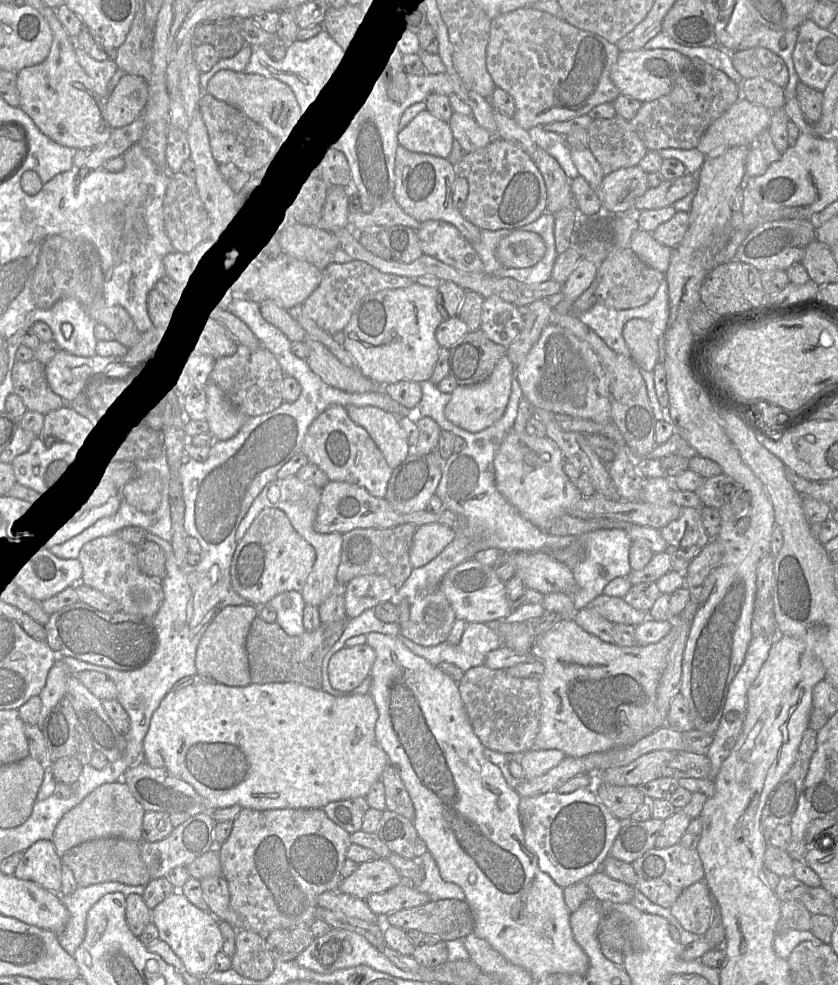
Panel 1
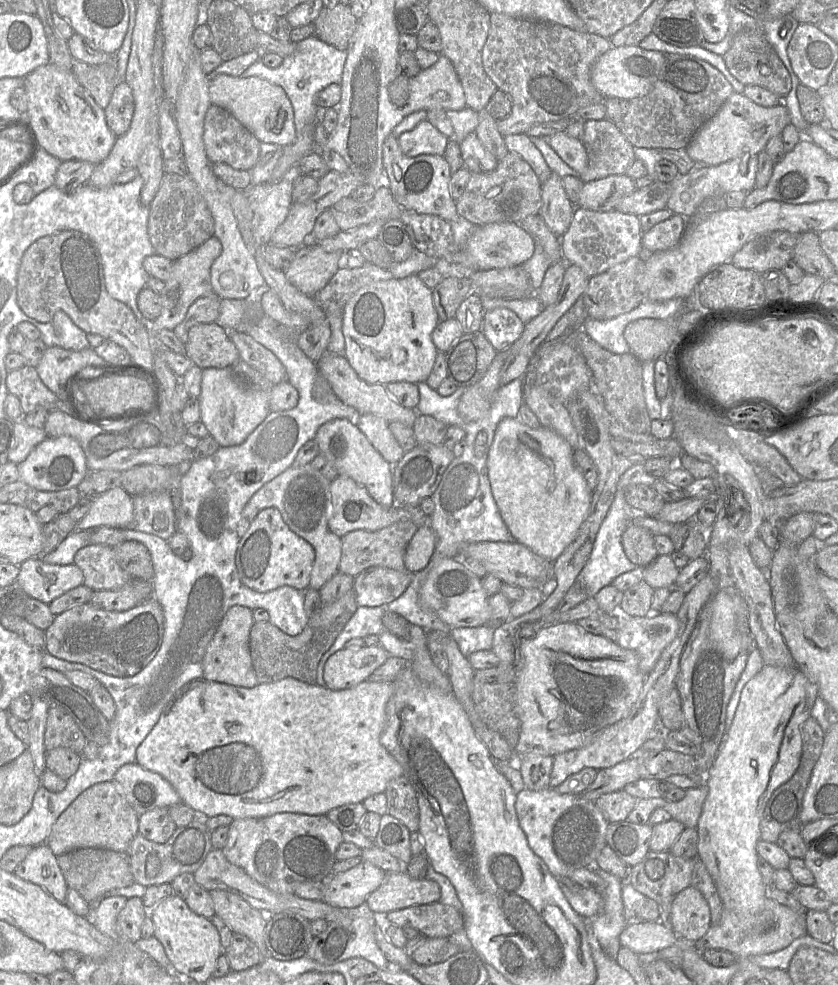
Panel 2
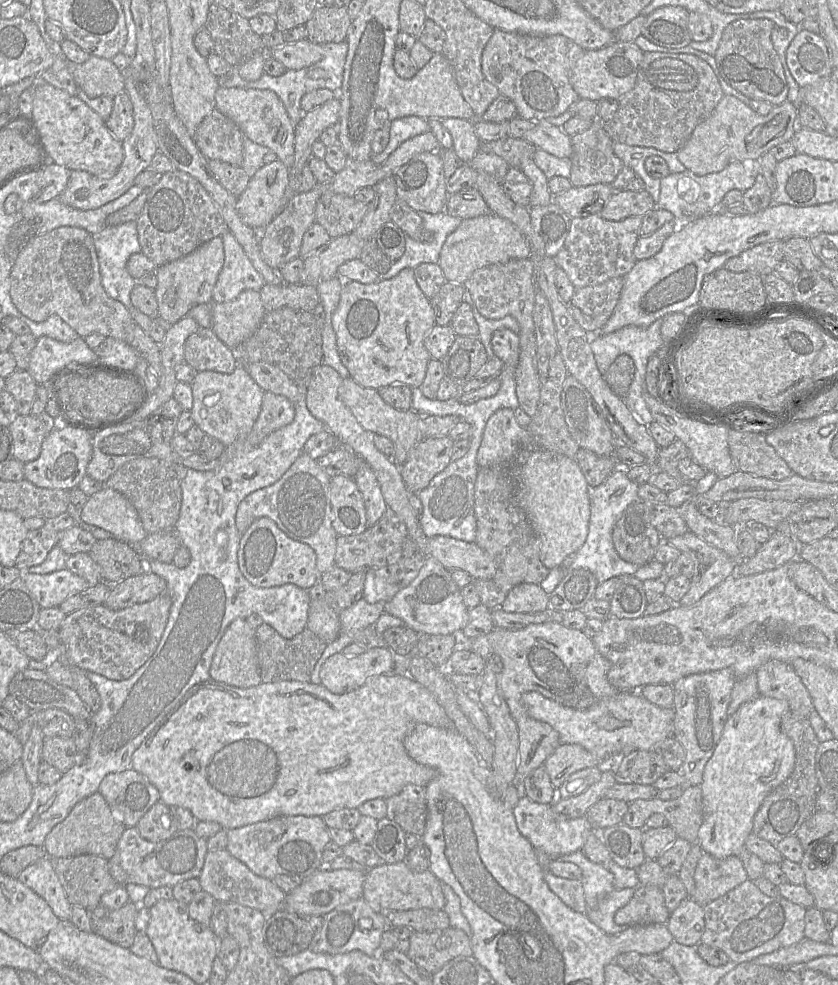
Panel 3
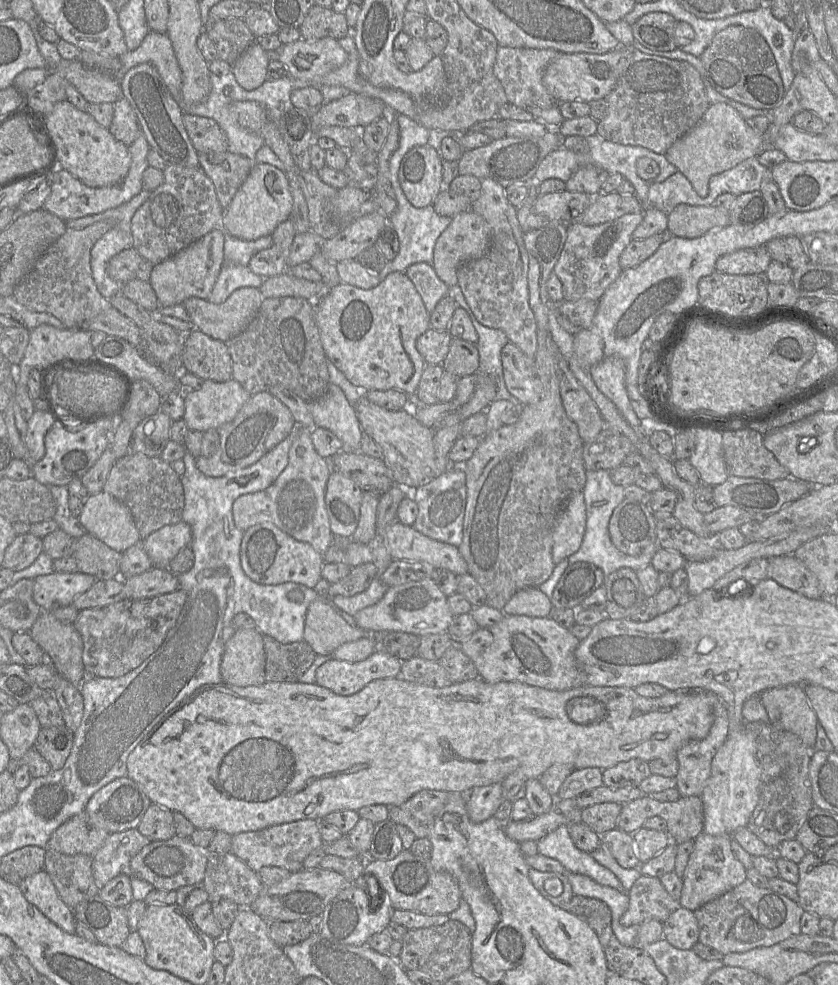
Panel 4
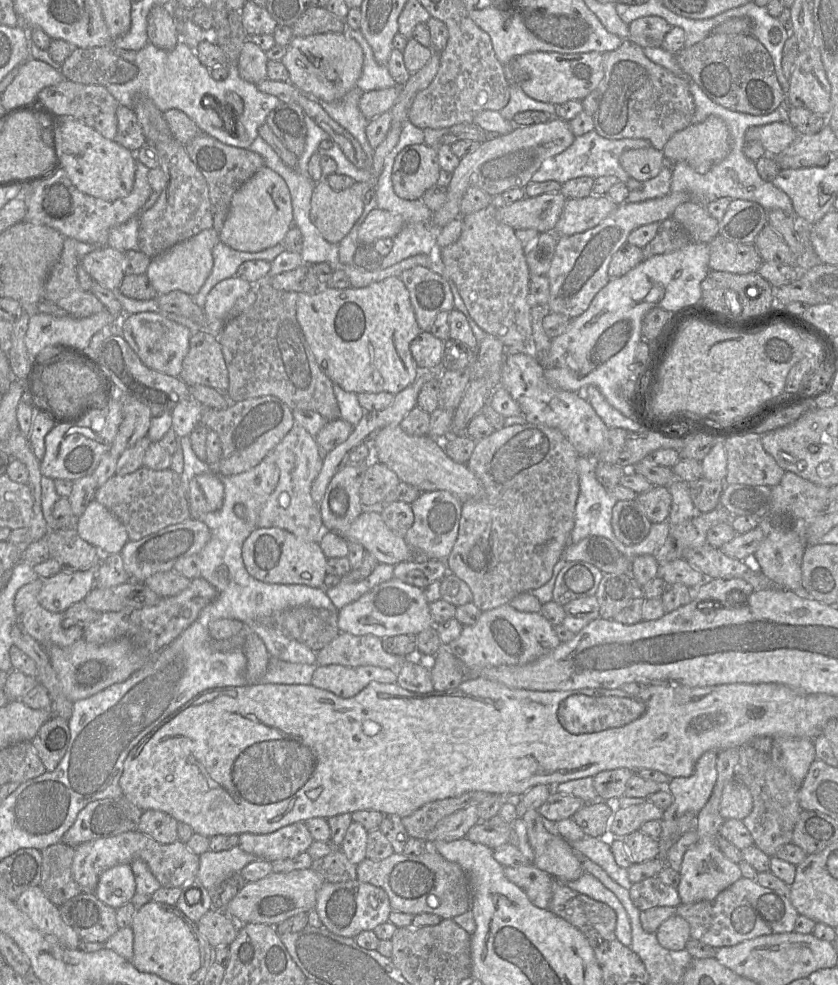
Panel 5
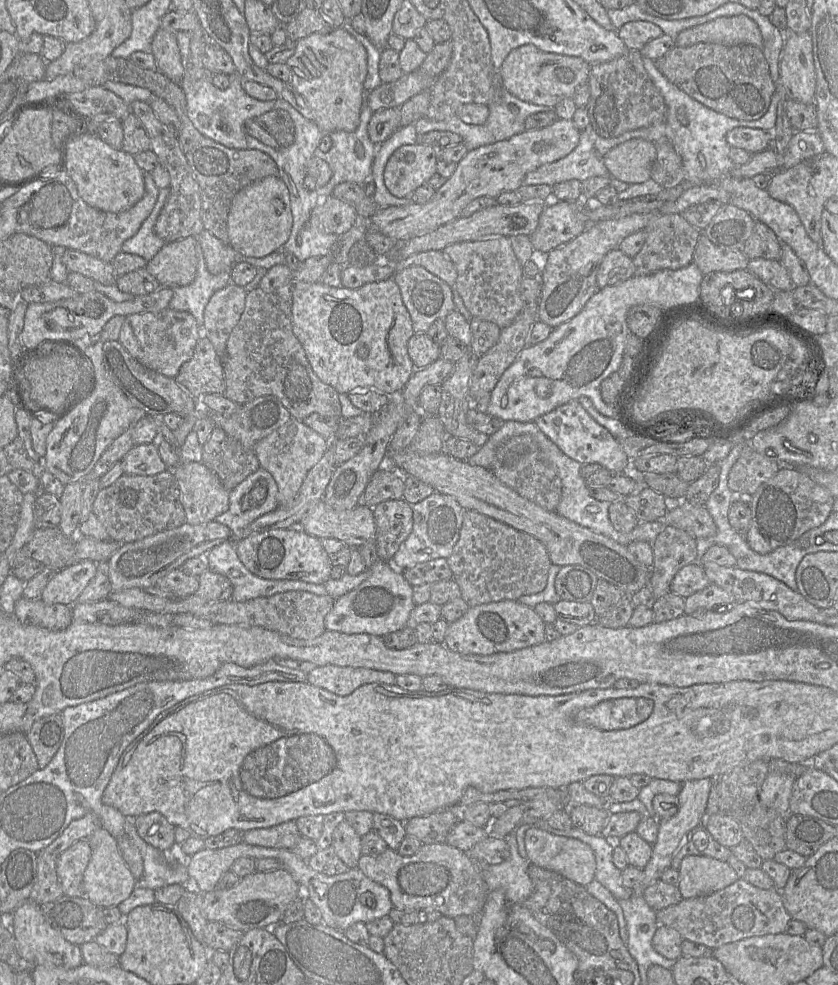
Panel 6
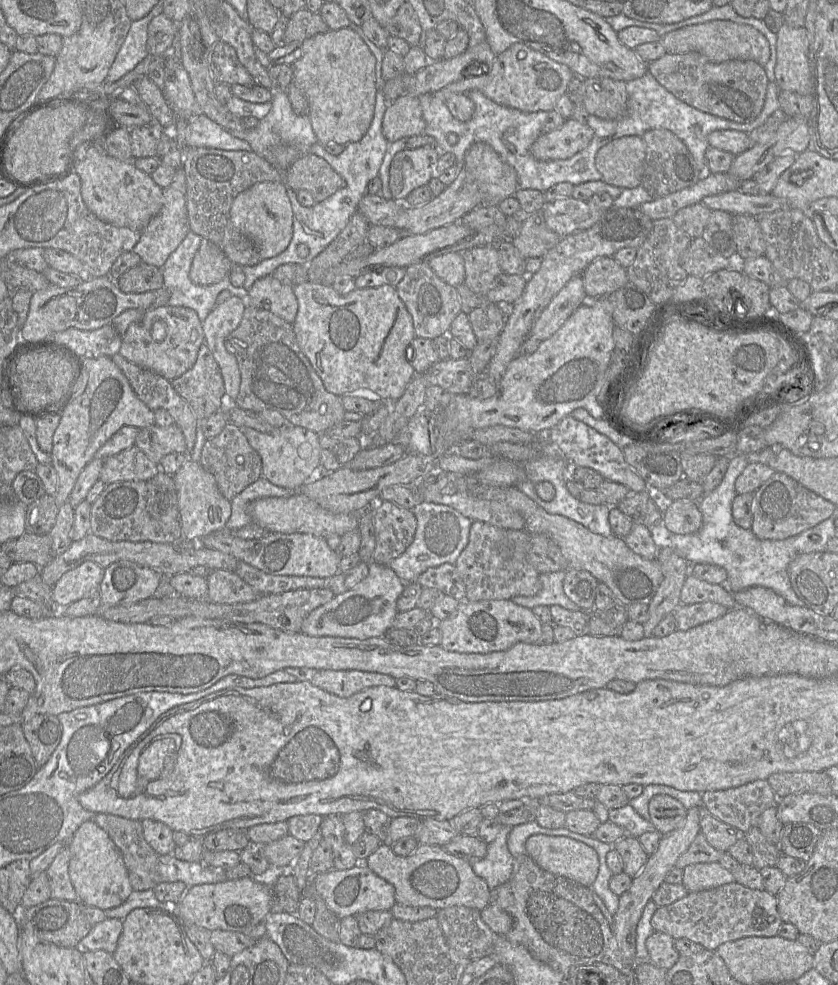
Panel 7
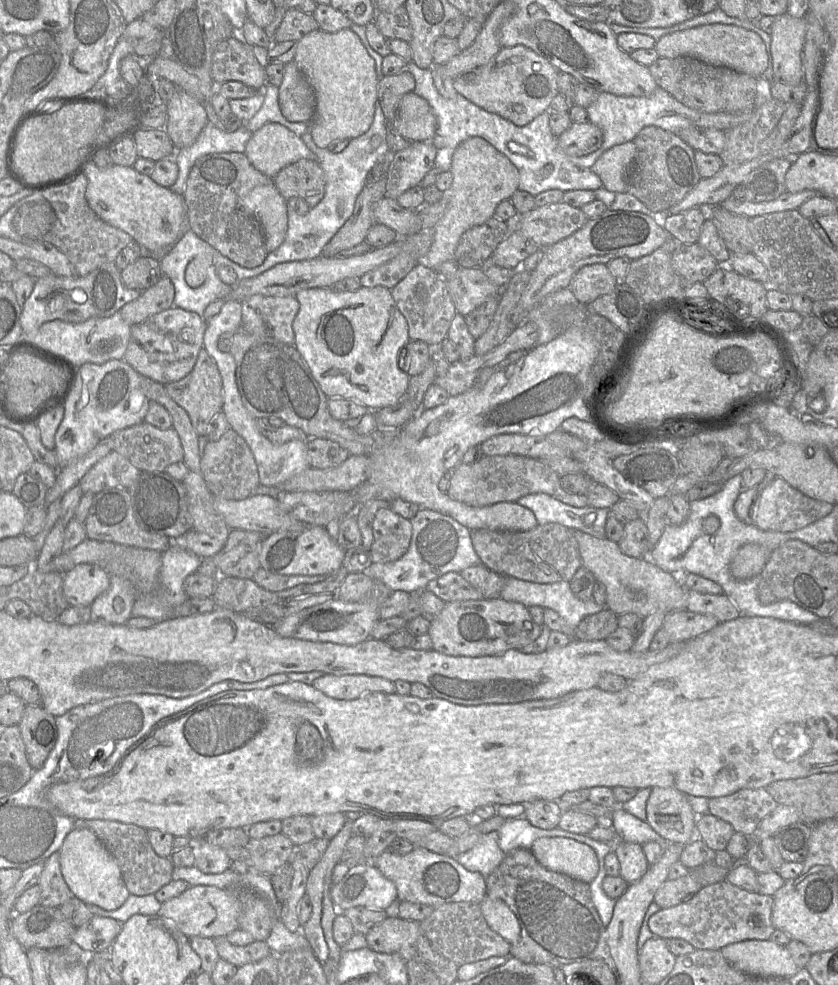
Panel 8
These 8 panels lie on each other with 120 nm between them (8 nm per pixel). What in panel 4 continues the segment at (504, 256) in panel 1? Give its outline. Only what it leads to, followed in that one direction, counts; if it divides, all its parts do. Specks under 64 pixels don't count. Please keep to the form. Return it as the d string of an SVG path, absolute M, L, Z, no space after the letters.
M471 209L454 217L450 225L438 237L433 254L432 266L439 277L449 288L458 285L457 269L467 261L483 257L489 251L492 235L488 223Z

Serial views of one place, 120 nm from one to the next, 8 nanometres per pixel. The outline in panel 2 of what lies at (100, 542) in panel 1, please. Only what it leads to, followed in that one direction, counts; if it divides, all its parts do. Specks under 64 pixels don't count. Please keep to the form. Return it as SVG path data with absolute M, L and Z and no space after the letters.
M90 544L81 548L74 564L83 572L83 585L93 591L115 590L131 580L119 566L114 548L109 546Z

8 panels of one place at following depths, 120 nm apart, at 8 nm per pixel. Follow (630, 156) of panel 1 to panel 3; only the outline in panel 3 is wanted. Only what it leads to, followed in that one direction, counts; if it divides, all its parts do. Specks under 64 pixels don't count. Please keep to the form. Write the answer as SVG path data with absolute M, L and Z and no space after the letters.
M598 120L586 131L571 137L571 174L573 187L611 185L624 164L613 151L613 140Z

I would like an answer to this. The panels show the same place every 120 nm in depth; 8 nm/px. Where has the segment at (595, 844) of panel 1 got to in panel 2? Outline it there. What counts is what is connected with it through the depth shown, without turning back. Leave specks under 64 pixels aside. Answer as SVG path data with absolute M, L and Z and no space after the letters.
M550 787L540 791L524 788L517 794L515 809L519 826L525 833L530 848L558 879L567 878L576 869L595 866L597 856L607 845L606 832L610 823L594 802L581 795L560 794L555 788Z

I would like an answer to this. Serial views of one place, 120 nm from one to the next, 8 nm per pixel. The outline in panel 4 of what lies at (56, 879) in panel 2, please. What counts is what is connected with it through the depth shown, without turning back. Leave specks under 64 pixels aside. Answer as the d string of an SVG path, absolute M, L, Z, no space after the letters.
M43 869L26 877L19 885L26 900L37 907L49 920L67 933L75 933L73 910L59 897L57 890Z

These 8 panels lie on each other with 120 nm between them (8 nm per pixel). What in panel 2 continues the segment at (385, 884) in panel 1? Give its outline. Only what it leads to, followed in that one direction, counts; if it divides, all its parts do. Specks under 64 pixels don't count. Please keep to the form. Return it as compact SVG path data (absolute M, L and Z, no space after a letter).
M361 861L357 866L331 875L324 882L322 901L337 908L355 908L384 881L386 872L378 866Z

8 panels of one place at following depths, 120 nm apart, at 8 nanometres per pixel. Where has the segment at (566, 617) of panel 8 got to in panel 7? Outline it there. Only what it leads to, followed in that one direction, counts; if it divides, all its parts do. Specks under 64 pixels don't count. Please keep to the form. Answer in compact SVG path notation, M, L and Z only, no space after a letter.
M558 571L540 574L539 580L542 584L542 589L537 595L531 597L516 596L511 600L515 604L531 610L540 605L547 607L558 605L570 611L579 611L580 608L563 591L565 573L566 571Z

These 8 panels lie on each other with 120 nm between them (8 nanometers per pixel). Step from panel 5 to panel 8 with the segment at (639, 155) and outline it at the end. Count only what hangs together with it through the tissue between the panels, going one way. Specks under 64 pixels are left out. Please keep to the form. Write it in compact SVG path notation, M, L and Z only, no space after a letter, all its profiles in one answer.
M633 141L613 146L605 151L594 163L592 170L596 173L603 186L615 194L618 192L627 192L627 174L636 157L636 146Z

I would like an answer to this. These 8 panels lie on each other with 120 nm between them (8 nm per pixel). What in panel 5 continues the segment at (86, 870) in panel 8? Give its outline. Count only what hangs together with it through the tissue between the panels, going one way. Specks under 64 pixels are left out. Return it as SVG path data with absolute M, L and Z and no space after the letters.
M119 864L102 872L95 889L96 897L114 909L131 901L135 893L135 878L130 864Z

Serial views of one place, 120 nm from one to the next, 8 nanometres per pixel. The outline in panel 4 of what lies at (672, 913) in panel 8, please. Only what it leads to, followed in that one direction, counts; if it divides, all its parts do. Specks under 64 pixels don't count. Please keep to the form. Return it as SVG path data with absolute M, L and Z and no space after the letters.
M748 879L694 911L699 926L699 942L723 955L769 947L801 934L800 919L803 913L796 901L770 888L756 887Z

